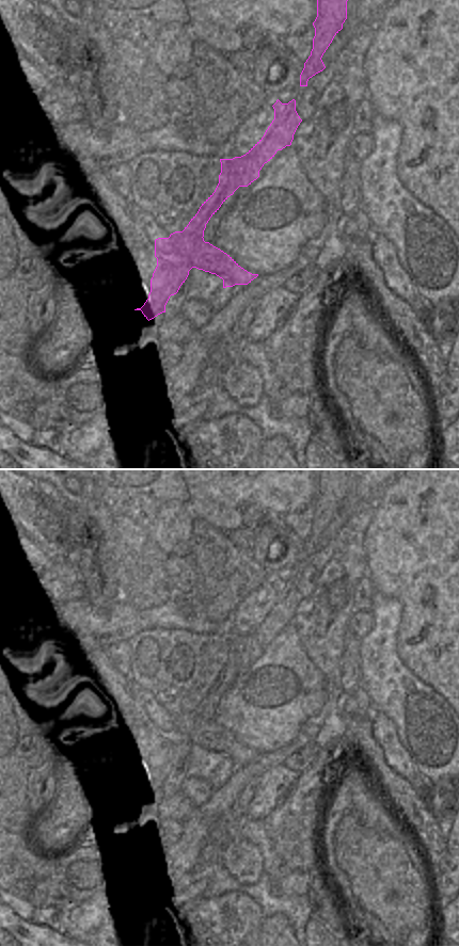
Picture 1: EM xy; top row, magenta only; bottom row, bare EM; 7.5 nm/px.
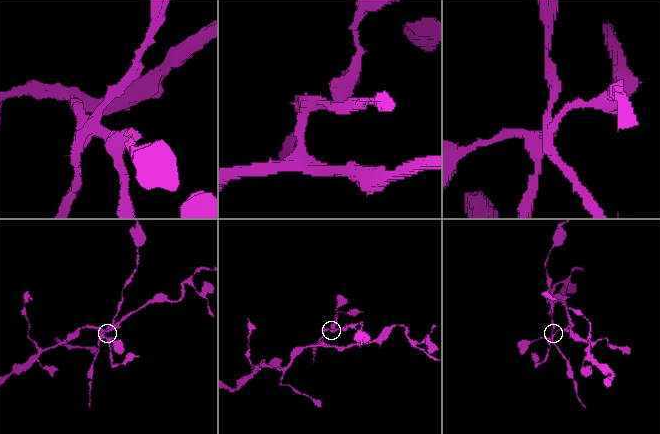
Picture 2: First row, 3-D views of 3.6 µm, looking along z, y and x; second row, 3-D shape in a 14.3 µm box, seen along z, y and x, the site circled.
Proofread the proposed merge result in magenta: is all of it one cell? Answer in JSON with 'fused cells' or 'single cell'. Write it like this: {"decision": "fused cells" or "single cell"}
{"decision": "fused cells"}

